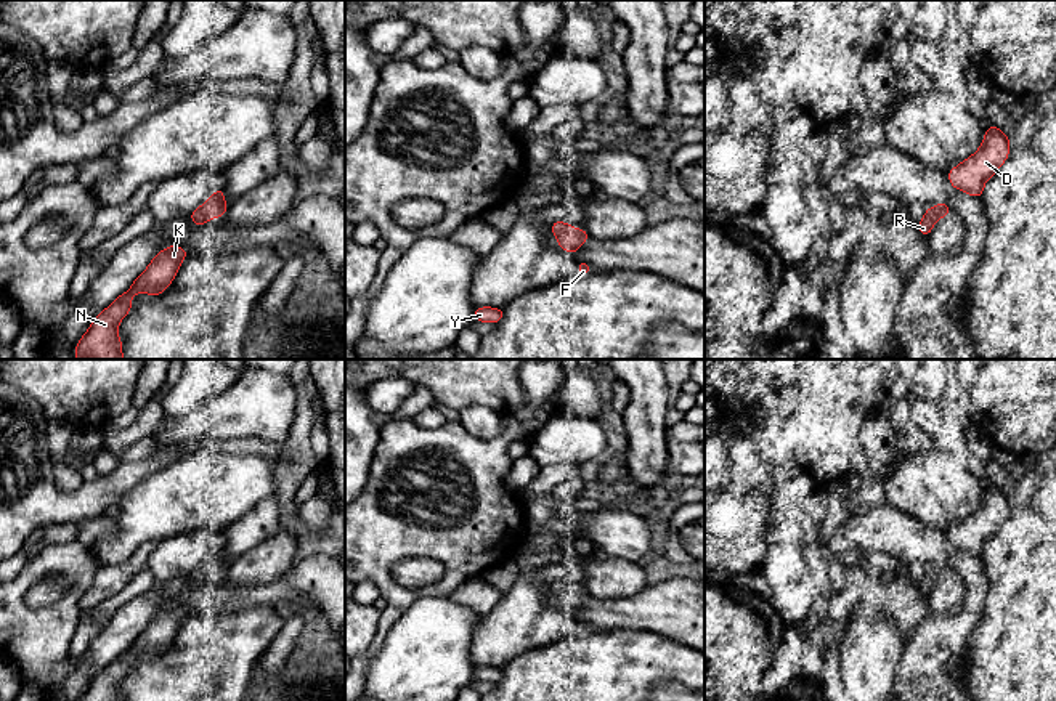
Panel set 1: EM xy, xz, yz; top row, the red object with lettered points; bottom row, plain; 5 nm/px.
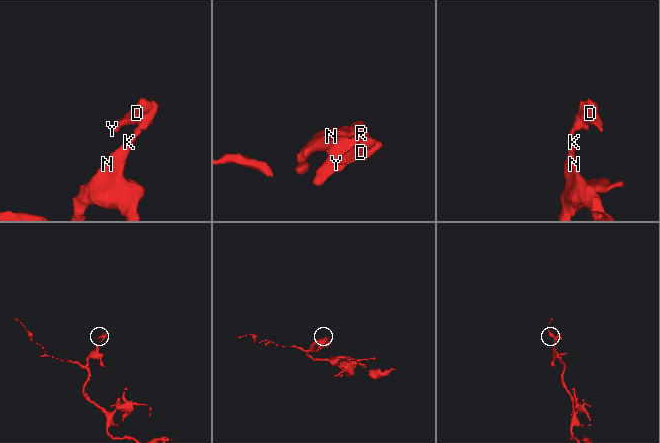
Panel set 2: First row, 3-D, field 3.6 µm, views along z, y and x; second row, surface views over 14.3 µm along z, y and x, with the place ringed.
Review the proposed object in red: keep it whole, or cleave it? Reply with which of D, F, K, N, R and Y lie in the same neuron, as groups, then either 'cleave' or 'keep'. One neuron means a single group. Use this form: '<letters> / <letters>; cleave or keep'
D F K N R Y; keep

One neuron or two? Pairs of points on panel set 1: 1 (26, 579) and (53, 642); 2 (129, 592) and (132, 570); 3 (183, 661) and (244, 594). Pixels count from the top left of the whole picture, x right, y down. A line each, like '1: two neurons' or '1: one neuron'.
1: one neuron
2: two neurons
3: two neurons

